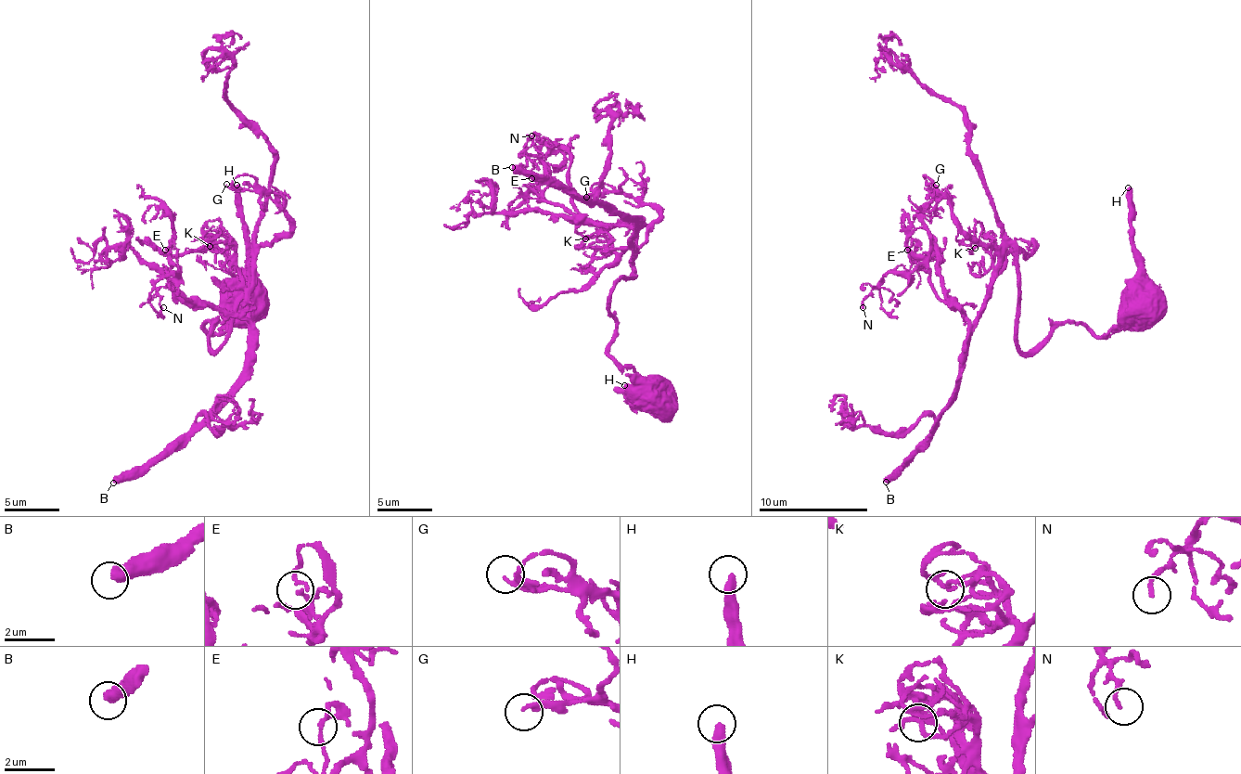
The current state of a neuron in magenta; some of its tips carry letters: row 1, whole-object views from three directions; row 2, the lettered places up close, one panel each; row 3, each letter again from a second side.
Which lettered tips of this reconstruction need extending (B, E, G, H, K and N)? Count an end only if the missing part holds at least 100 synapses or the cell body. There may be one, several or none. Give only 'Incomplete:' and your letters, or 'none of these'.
Incomplete: B

